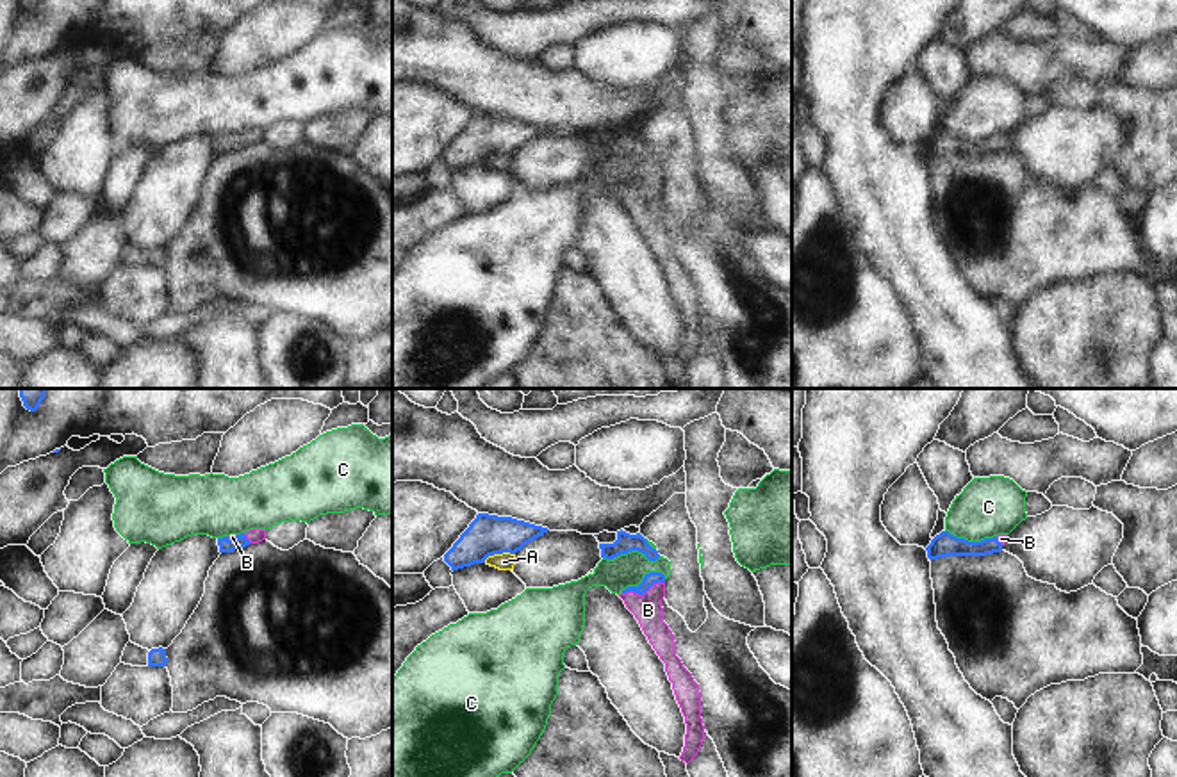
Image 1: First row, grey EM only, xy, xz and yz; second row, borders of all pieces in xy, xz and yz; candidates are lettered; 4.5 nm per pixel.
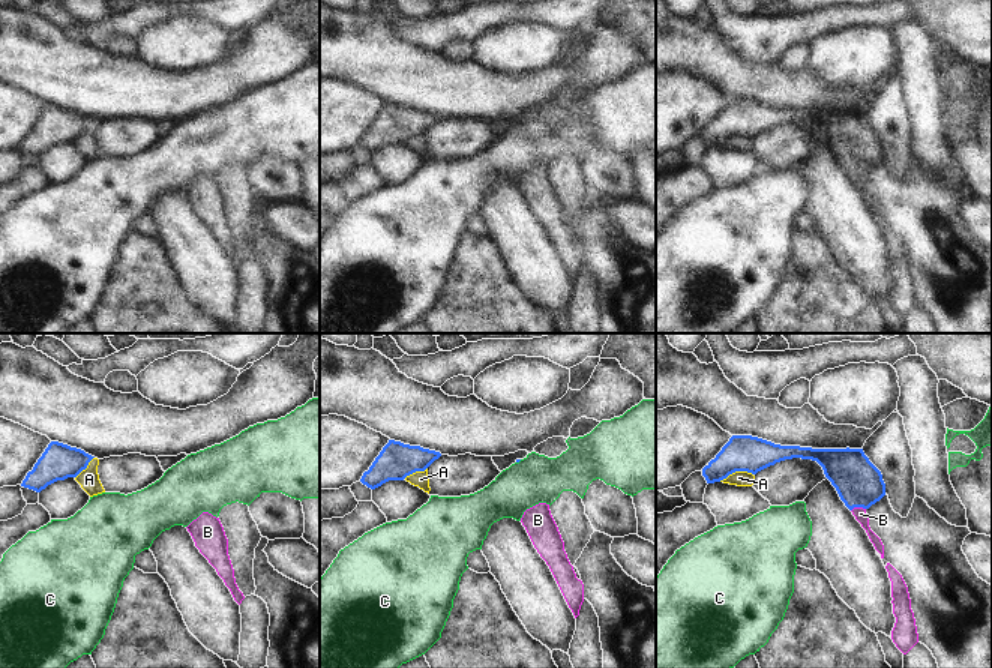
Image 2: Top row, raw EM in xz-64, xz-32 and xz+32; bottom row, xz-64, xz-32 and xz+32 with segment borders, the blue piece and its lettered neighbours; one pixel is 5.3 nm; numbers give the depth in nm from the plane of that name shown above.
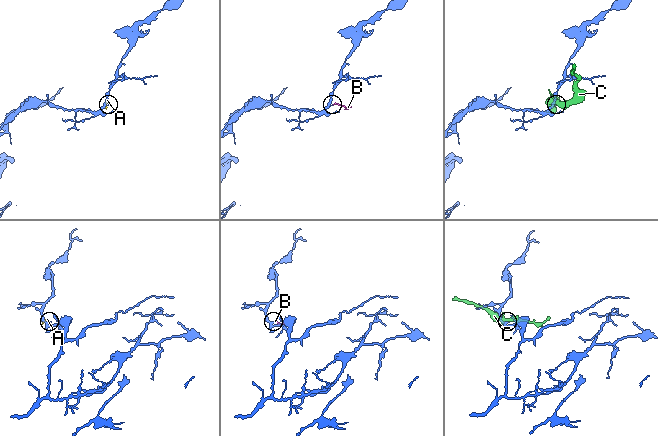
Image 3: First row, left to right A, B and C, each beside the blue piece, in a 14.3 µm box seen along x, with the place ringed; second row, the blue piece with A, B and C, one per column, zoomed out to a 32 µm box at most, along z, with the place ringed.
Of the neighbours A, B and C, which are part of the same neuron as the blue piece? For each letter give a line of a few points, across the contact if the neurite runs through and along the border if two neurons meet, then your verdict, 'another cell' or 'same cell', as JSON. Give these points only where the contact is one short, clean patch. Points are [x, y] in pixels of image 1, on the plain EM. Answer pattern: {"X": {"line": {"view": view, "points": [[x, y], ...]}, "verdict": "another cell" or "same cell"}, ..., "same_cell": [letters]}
{"A": {"line": {"view": "xz", "points": [[514, 154], [494, 154], [484, 163]]}, "verdict": "another cell"}, "B": {"line": {"view": "xz", "points": [[651, 179], [651, 186], [642, 195], [648, 211]]}, "verdict": "same cell"}, "C": {"verdict": "another cell"}, "same_cell": ["B"]}

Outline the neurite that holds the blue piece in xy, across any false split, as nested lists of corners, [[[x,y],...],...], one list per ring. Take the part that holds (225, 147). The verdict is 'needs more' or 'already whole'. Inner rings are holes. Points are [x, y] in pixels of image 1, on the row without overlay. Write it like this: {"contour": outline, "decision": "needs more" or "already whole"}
{"contour": [[[250,130],[246,134],[241,135],[230,135],[230,137],[223,137],[218,139],[218,146],[219,146],[219,153],[232,153],[235,150],[243,150],[250,144],[259,144],[266,141],[266,130]]], "decision": "needs more"}

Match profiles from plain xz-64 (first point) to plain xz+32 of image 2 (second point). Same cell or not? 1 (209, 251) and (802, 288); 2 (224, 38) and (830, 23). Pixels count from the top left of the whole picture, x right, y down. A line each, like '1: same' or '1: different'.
1: different
2: different

